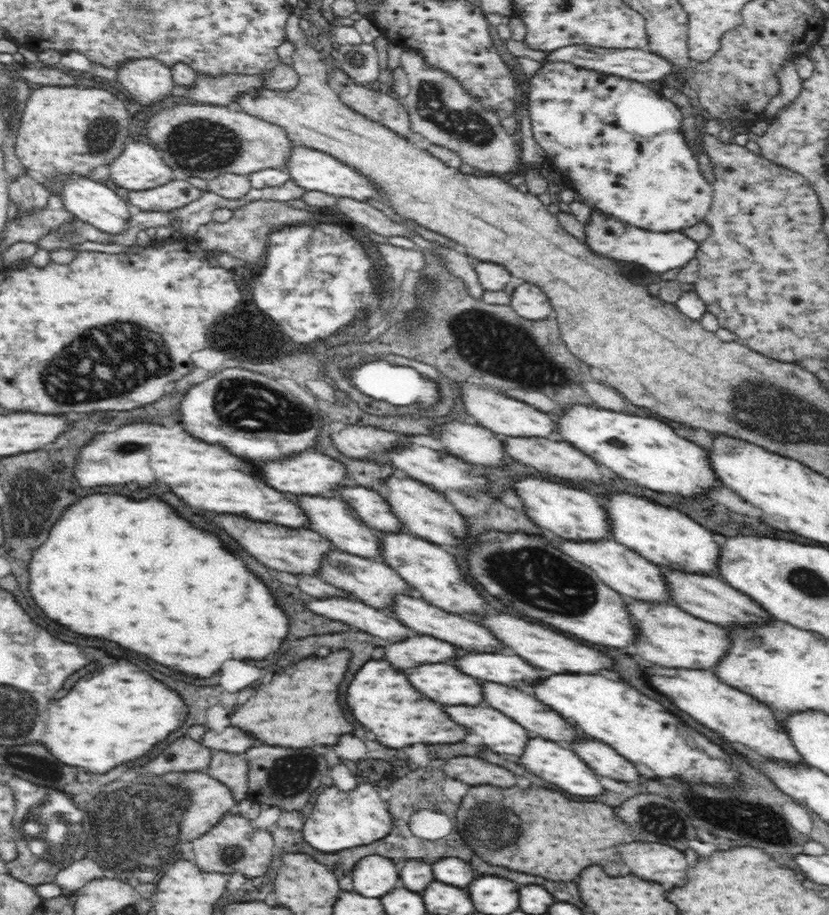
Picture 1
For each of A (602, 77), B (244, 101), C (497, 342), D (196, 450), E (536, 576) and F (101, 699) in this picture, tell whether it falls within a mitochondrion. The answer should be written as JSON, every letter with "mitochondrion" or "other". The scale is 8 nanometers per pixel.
{"A":"other","B":"other","C":"mitochondrion","D":"other","E":"mitochondrion","F":"other"}

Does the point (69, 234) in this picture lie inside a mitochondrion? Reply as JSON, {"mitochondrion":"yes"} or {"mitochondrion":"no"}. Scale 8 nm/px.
{"mitochondrion":"yes"}

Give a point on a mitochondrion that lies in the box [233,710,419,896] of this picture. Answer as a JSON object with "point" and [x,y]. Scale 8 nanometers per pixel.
{"point":[287,777]}

